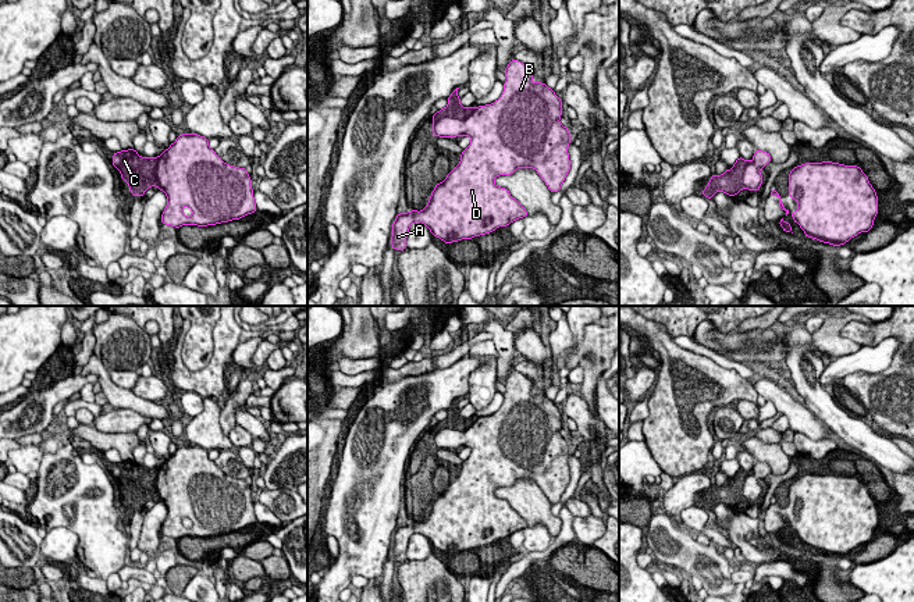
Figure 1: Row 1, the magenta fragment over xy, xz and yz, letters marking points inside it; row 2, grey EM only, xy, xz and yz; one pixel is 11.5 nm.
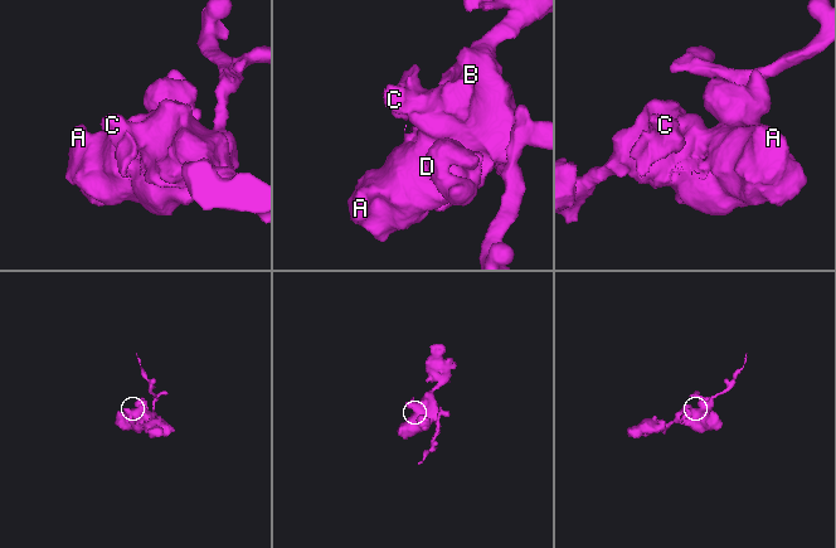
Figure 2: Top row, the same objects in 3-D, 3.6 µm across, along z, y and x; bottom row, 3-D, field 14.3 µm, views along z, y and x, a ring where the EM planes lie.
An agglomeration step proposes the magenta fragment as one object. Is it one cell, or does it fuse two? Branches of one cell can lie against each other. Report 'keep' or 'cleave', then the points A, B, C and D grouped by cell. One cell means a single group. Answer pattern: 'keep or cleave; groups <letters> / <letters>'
cleave; groups A B D / C

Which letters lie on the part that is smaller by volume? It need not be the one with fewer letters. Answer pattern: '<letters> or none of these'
C

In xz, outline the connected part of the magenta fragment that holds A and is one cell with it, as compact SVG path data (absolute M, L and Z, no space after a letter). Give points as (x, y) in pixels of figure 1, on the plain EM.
M515 370L504 384L506 392L498 412L474 418L469 428L444 428L433 434L433 448L451 450L466 446L472 452L463 460L460 474L441 495L435 495L428 516L422 523L410 521L396 527L391 548L395 562L406 560L408 544L413 534L424 535L434 548L449 556L491 545L527 528L527 521L509 502L494 494L498 487L512 487L520 478L534 480L552 505L561 501L570 481L568 459L572 452L568 439L559 434L562 412L545 395L534 395L531 381Z

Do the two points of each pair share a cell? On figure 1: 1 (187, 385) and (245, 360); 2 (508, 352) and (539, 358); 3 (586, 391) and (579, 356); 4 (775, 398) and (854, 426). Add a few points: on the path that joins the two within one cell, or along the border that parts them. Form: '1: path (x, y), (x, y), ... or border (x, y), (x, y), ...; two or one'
1: border (256, 338), (237, 346), (234, 363); two
2: border (514, 335), (514, 349), (516, 352); two
3: path (589, 383), (587, 364); one
4: border (806, 405), (831, 430); two

